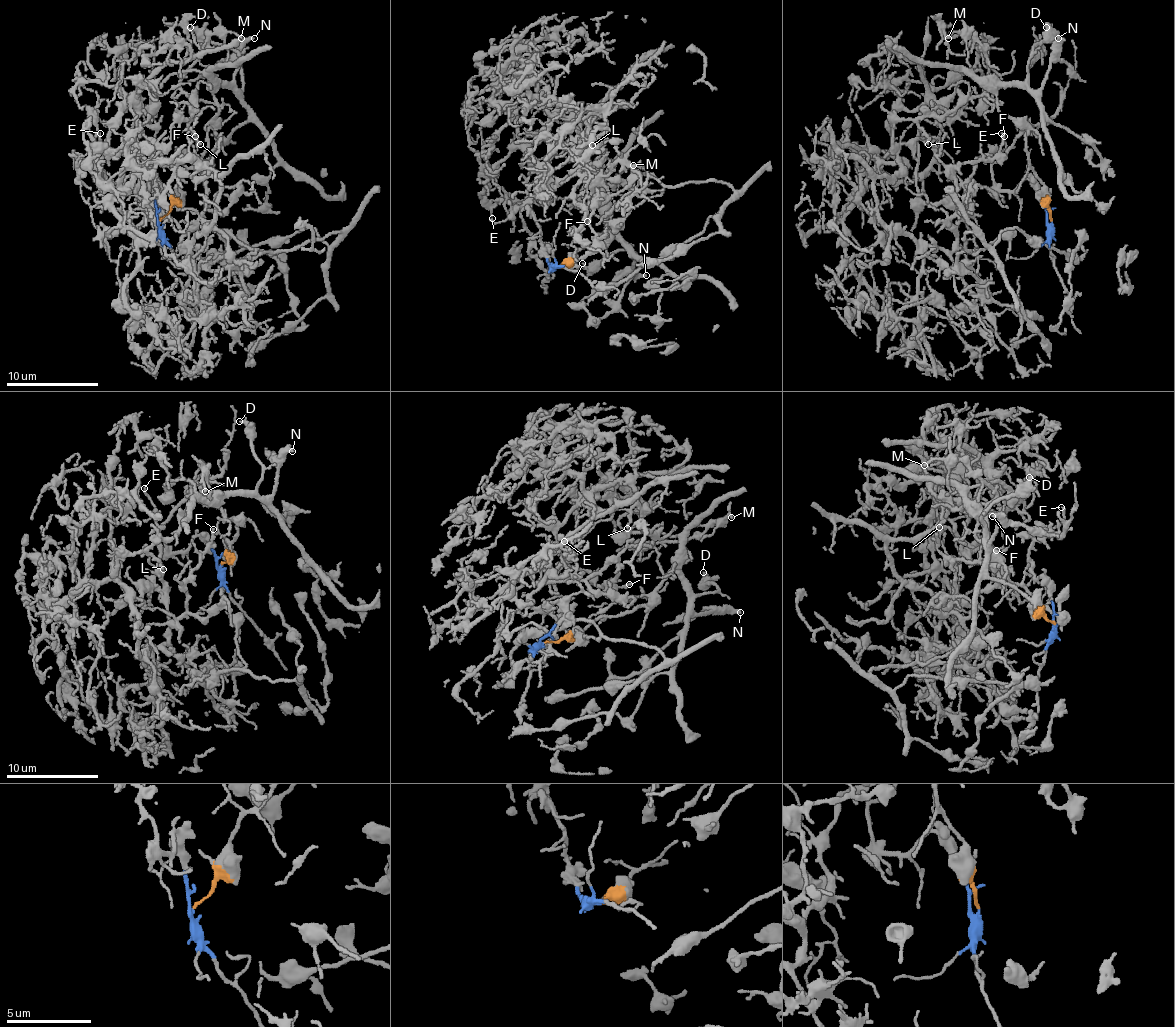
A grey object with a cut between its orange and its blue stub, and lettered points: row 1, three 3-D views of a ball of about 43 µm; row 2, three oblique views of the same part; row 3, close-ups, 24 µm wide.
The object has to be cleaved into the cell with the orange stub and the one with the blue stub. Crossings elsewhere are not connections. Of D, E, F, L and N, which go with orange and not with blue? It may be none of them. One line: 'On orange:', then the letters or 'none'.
On orange: D, N

